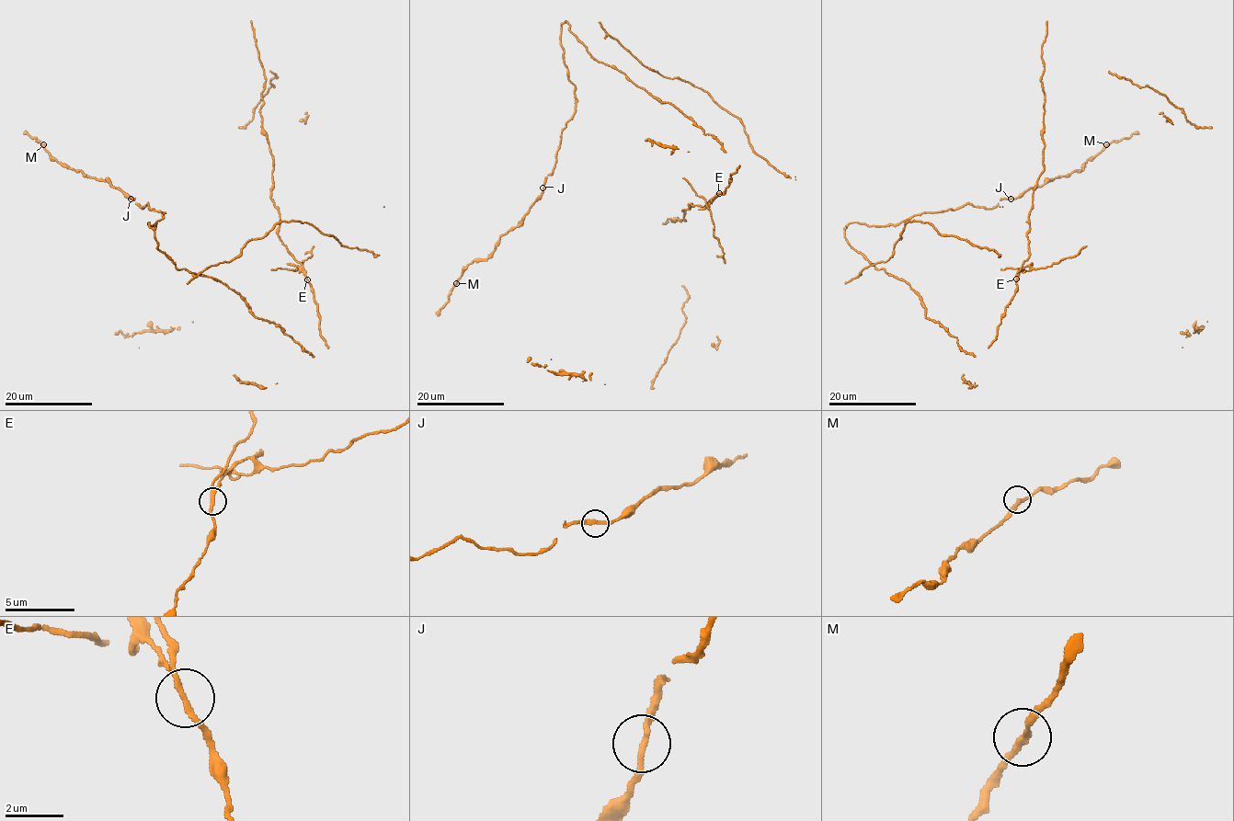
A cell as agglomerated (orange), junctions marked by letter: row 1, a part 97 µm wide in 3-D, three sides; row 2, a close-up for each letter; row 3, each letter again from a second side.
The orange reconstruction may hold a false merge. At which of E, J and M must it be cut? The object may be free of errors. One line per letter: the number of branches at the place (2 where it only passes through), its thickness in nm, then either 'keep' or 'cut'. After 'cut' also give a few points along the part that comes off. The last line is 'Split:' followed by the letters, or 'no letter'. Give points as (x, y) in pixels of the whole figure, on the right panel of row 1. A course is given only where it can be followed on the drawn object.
E: branches 2; calibre 220 nm; cut; course (1017, 279), (1017, 275), (1024, 267), (1044, 268), (1077, 254), (1087, 245)
J: branches 2; calibre 240 nm; keep
M: branches 2; calibre 220 nm; keep
Split: E

